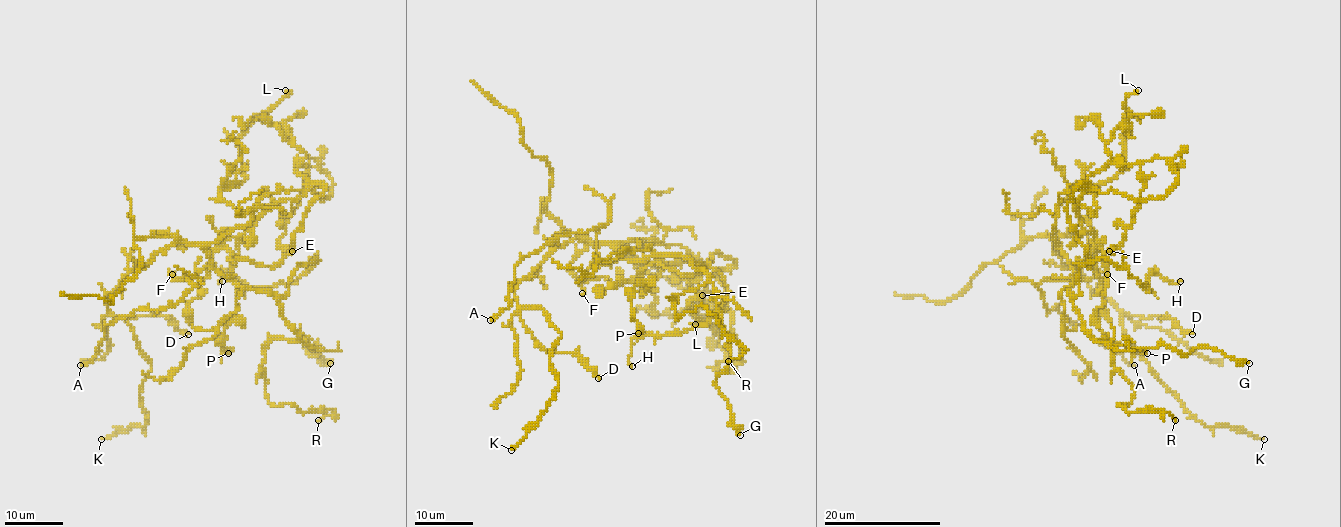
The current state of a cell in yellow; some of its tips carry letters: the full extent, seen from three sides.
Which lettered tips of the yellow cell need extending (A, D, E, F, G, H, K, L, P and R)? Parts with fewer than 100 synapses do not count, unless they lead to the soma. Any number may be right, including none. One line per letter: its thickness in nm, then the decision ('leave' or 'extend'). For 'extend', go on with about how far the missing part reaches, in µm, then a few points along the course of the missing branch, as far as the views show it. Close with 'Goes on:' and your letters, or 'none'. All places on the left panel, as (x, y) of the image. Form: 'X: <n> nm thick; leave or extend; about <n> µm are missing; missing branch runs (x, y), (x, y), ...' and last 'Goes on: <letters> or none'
A: 110 nm thick; leave
D: 180 nm thick; leave
E: 550 nm thick; leave
F: 200 nm thick; leave
G: 360 nm thick; leave
H: 150 nm thick; leave
K: 170 nm thick; leave
L: 130 nm thick; leave
P: 500 nm thick; leave
R: 170 nm thick; leave
Goes on: none

